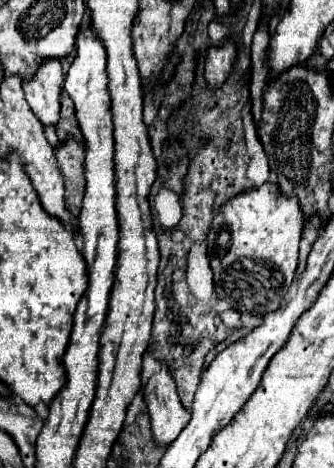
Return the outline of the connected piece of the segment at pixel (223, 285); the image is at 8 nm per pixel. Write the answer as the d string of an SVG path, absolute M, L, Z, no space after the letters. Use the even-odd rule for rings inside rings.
M275 182L245 190L215 214L209 234L209 264L215 276L215 294L239 314L263 316L281 306L299 260L303 214L297 198L285 198ZM219 232L229 232L231 246L217 246Z

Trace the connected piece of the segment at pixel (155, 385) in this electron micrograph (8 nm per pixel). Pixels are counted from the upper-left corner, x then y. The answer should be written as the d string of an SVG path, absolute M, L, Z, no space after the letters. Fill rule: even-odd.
M161 362L161 370L147 380L143 394L151 416L153 438L157 444L167 446L189 424L191 414L181 406L175 380L165 362Z

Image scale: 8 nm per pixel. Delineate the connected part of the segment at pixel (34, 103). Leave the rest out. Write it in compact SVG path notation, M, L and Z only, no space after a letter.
M57 60L43 62L37 68L37 76L29 82L23 82L25 98L33 110L33 114L45 126L57 126L59 110L61 110L61 90L63 90L63 70Z

